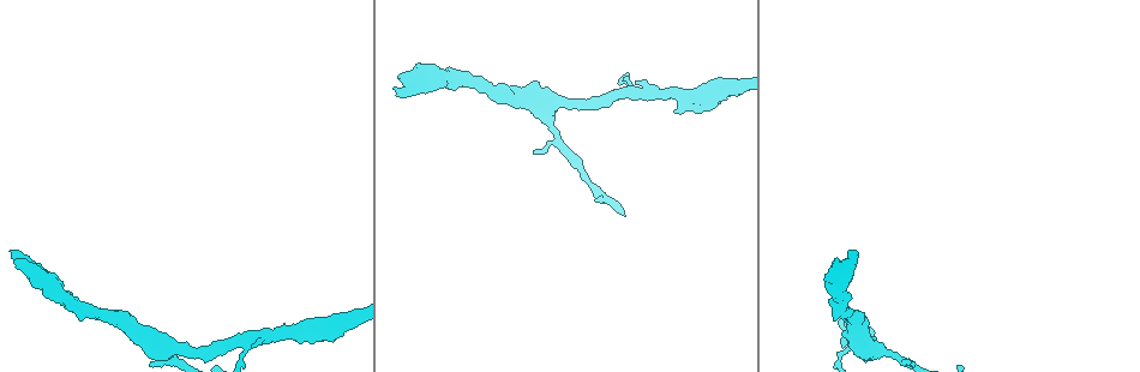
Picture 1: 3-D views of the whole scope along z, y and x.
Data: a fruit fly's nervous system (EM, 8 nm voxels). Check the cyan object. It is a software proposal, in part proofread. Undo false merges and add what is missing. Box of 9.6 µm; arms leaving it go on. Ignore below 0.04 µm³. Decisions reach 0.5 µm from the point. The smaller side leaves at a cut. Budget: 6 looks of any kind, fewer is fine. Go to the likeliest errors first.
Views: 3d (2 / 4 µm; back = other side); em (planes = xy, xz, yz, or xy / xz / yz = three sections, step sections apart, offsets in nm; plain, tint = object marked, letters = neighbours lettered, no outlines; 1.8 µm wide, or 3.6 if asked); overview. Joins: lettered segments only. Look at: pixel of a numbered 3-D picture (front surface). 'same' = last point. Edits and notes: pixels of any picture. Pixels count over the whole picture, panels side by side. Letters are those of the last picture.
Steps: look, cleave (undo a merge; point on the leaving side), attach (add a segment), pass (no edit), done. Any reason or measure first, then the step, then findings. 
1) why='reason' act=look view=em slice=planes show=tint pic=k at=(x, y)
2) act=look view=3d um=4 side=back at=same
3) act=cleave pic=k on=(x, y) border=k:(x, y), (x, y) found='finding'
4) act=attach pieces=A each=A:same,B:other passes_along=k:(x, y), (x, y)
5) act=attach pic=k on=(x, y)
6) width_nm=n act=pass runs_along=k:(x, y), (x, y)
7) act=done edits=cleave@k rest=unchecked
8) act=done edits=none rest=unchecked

why='long arm stops here' act=look view=em um=3.6 slice=yz step=8 show=letters pic=1 at=(394, 88)

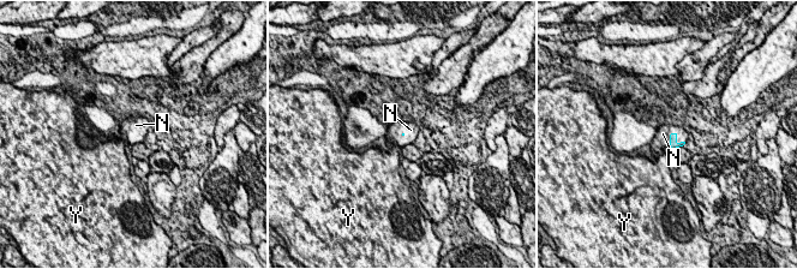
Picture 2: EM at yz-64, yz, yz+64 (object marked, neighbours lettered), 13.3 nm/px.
act=attach pieces=N each=N:same,Y:other found='the neuron continues'

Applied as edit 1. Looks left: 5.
why='redraw' act=look view=overview

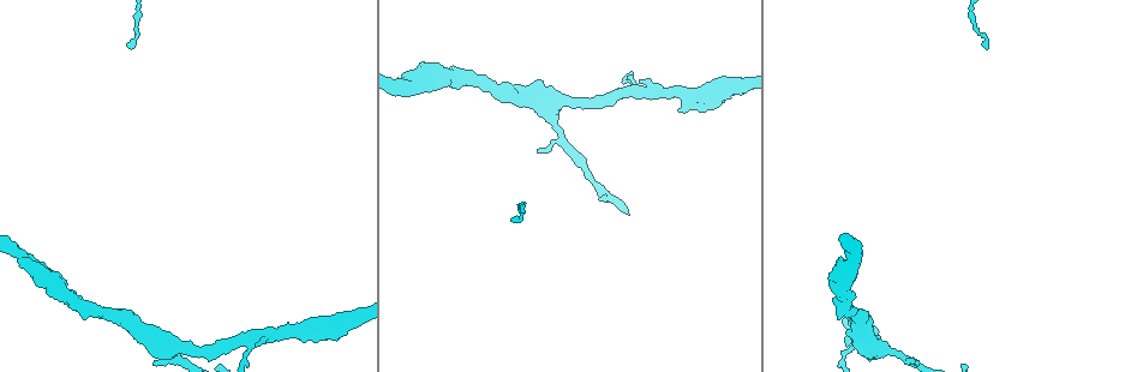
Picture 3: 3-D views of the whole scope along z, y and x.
why='small branch off a trunk' act=look view=3d um=4 pic=3 at=(633, 90)

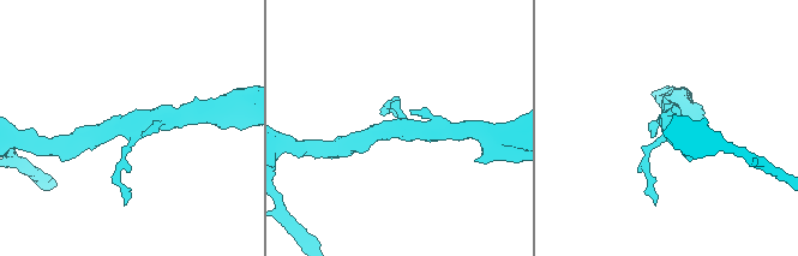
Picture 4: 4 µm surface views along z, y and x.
arms=3 why='need the tissue' act=look view=em slice=xy step=8 show=letters pic=4 at=(131, 124)

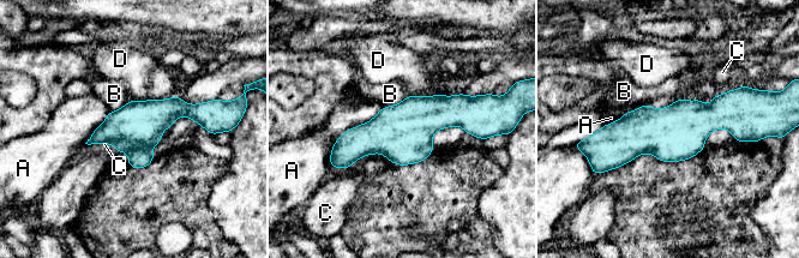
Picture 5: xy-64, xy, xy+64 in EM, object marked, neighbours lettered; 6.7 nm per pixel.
act=pass each=A:other,B:other,C:other,D:other border=5:(349, 166), (344, 169) found='all the same neuron'

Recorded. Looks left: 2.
act=done edits=attach@2 rest=unchecked

